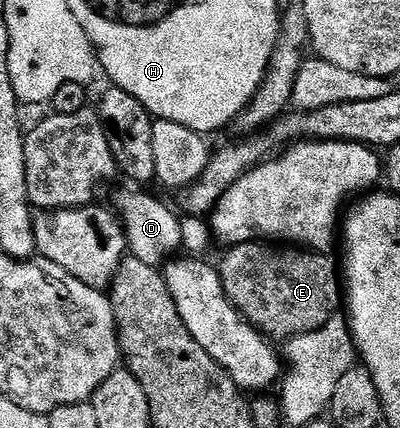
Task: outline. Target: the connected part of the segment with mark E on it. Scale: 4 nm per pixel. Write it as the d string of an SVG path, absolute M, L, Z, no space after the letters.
M254 241L234 244L219 263L224 292L246 320L267 339L286 343L295 336L307 335L321 329L336 316L343 301L341 273L329 257L322 252L308 252L294 247L279 248L275 245Z

